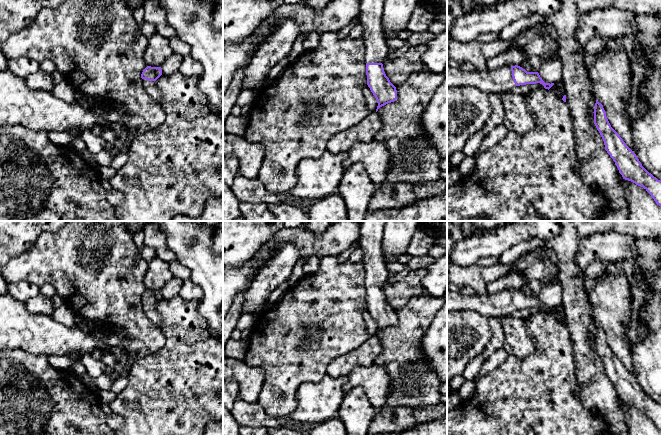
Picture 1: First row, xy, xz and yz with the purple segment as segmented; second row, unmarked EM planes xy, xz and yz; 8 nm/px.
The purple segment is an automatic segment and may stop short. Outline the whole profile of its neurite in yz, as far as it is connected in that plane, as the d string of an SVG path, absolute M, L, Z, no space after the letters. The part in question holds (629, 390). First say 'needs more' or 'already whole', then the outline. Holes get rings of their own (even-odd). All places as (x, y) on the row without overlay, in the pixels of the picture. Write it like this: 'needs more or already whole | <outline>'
already whole | M596 324L594 348L605 369L605 374L615 386L623 403L643 411L661 431L661 404L649 397L620 359L611 351L603 329Z

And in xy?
needs more | M147 290L142 298L141 302L143 305L143 310L145 312L155 310L157 303L162 299L161 291L151 291Z

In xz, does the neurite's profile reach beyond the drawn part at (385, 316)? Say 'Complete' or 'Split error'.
Split error

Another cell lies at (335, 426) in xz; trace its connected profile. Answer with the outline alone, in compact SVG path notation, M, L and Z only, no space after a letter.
M335 417L318 424L309 435L347 435L342 420Z

